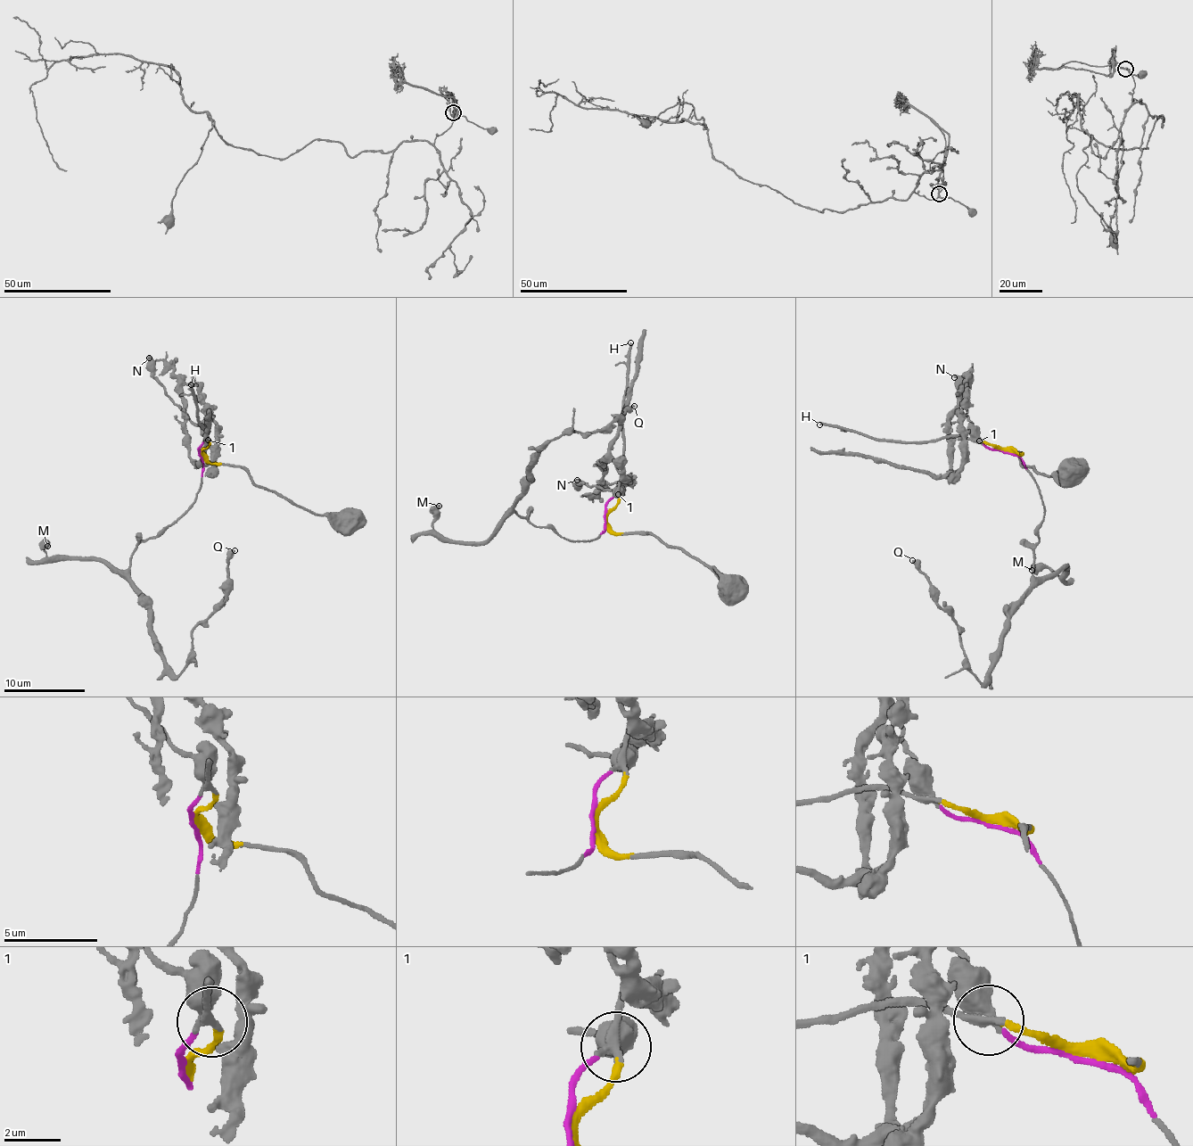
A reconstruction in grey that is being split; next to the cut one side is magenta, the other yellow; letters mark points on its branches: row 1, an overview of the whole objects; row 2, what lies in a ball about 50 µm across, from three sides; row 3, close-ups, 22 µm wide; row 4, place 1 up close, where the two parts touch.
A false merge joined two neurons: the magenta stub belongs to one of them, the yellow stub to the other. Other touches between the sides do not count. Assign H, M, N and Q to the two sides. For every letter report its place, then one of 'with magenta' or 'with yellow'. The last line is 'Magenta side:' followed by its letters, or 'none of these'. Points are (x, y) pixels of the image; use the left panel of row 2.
H: place (191, 384); with yellow
M: place (47, 546); with magenta
N: place (149, 358); with magenta
Q: place (234, 550); with magenta
Magenta side: M, N, Q

